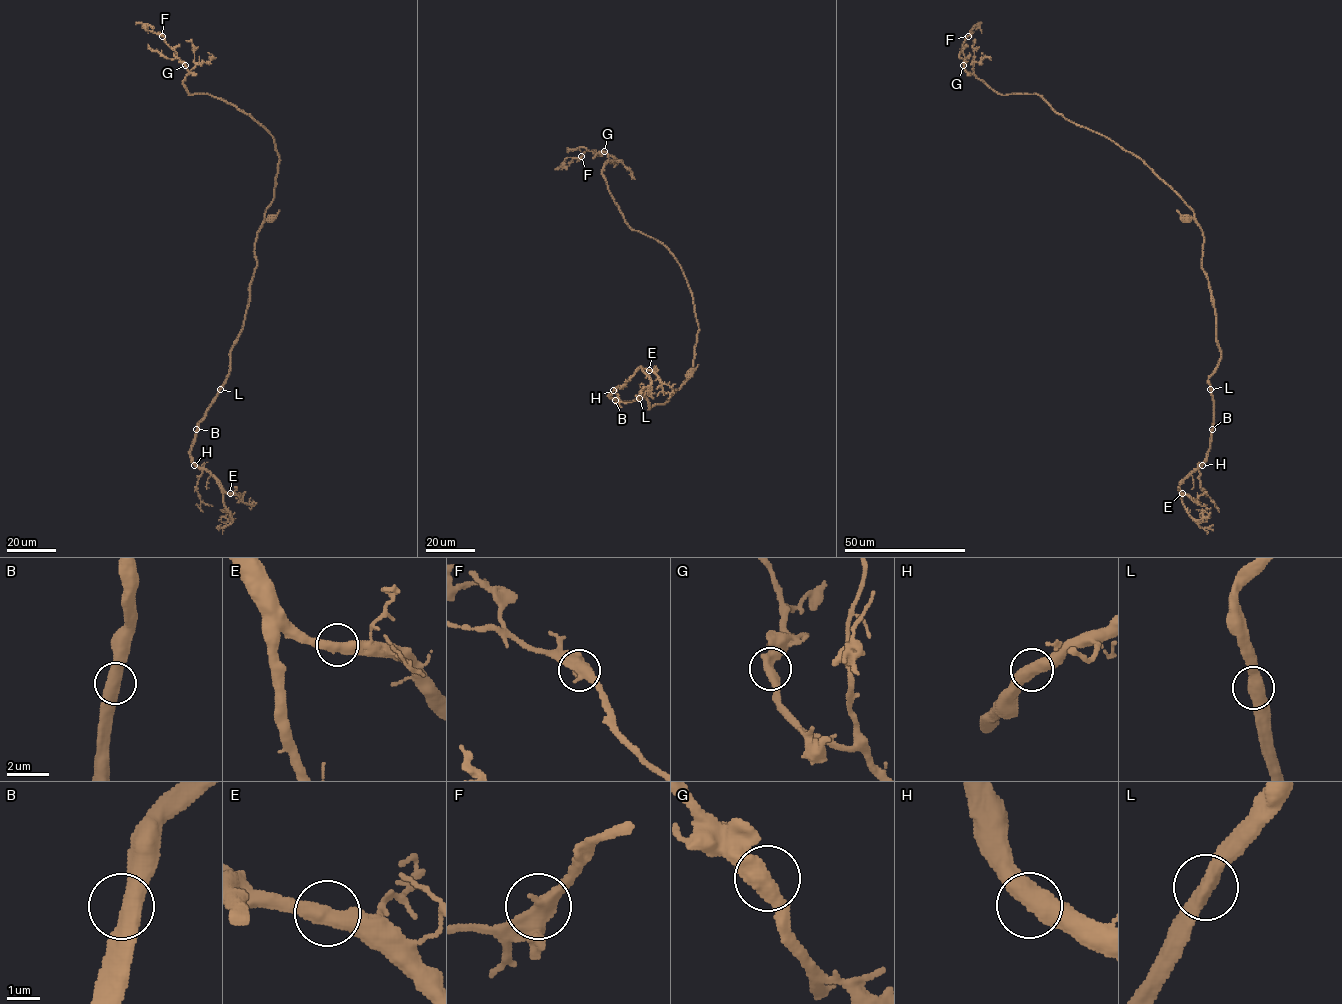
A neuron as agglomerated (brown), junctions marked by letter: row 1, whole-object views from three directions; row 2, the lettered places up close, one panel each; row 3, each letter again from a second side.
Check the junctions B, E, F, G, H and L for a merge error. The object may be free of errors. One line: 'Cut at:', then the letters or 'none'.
Cut at: none

